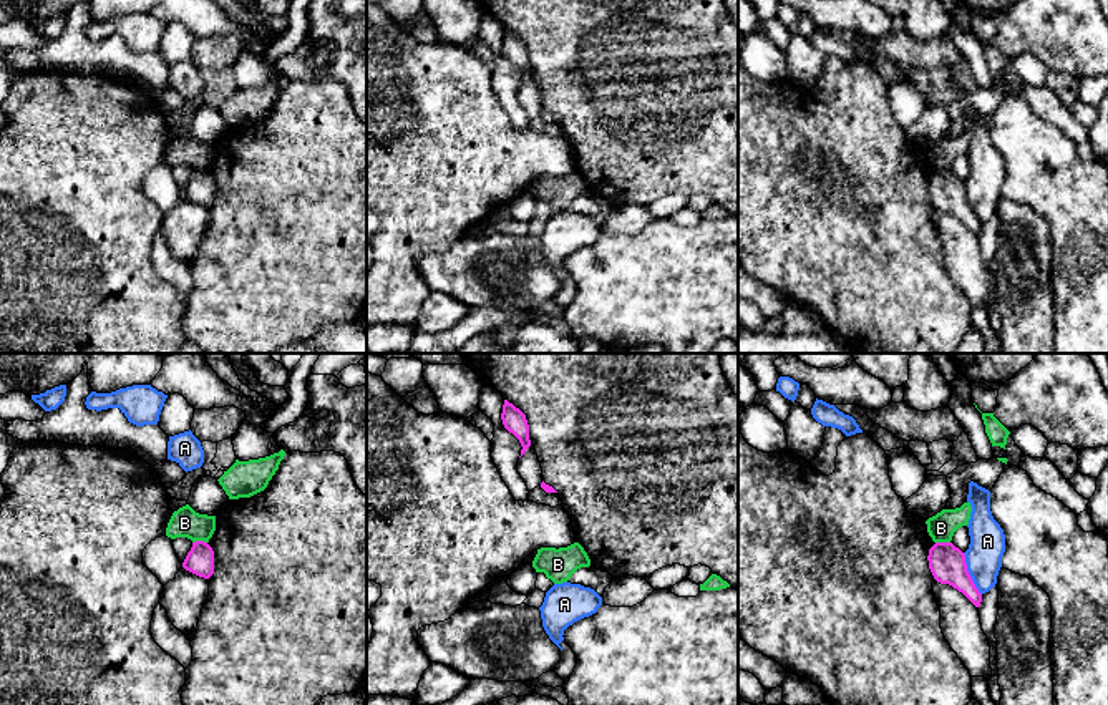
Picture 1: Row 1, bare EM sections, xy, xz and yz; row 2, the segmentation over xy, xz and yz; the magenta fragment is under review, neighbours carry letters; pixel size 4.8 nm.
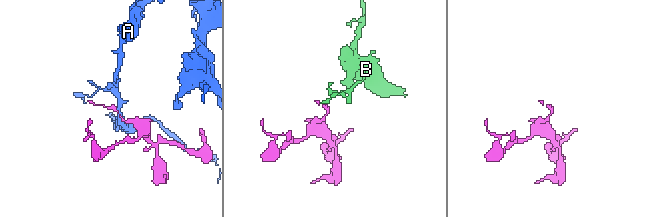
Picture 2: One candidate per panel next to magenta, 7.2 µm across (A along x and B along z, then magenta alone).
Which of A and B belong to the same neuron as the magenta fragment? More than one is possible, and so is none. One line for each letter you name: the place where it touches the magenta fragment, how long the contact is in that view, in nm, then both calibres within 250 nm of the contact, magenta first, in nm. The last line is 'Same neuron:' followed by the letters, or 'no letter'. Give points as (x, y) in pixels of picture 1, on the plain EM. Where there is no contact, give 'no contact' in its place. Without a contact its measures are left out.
Same neuron: no letter

